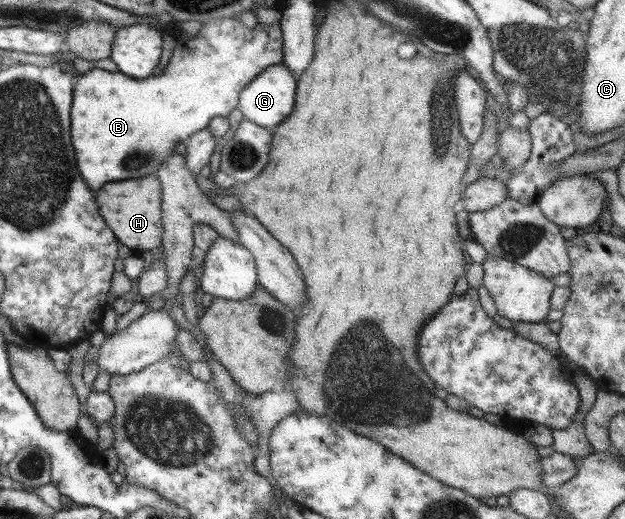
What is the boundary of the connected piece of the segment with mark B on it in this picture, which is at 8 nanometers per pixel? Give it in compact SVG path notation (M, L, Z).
M236 16L212 18L202 23L191 40L177 32L179 24L173 20L169 26L165 31L171 30L177 44L163 74L134 79L93 68L74 78L70 134L79 174L91 190L99 190L105 182L138 179L155 172L174 154L178 142L205 129L212 118L226 117L251 79L283 60L279 21L245 28Z

